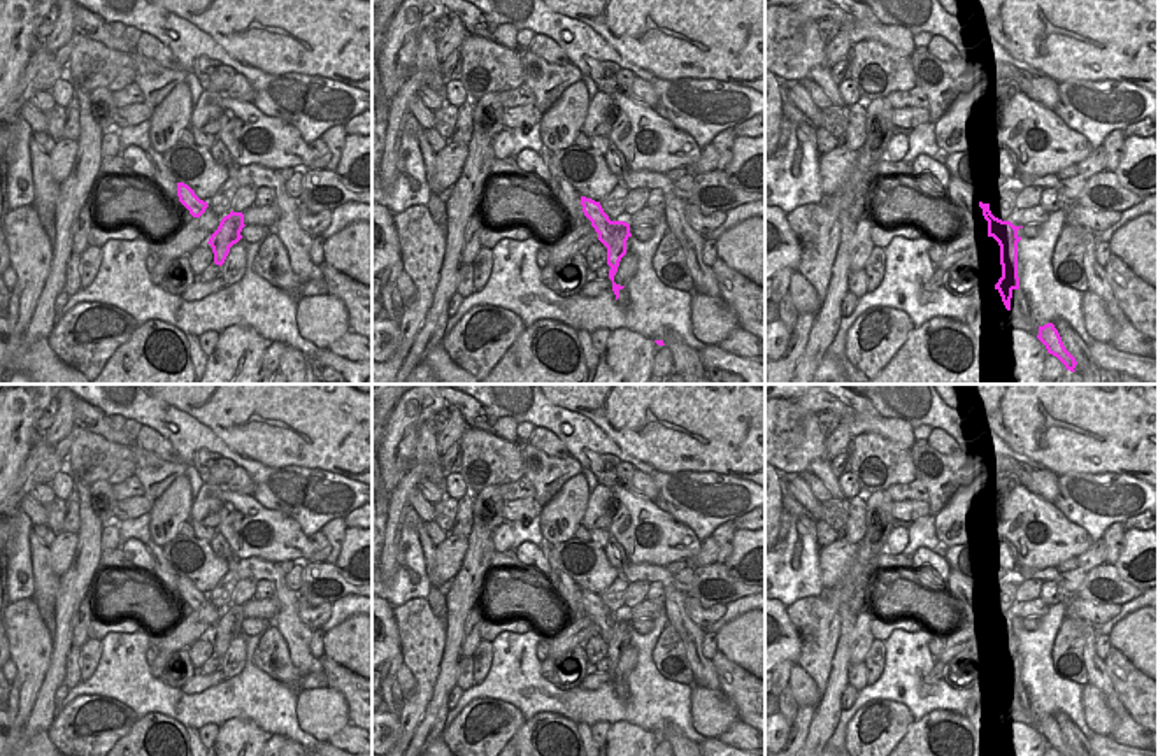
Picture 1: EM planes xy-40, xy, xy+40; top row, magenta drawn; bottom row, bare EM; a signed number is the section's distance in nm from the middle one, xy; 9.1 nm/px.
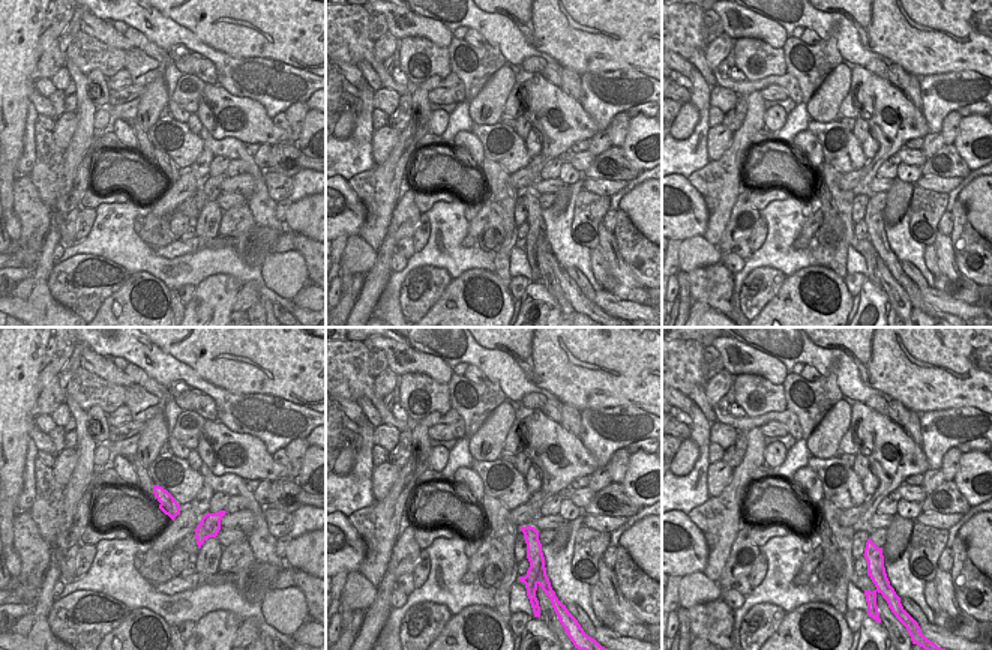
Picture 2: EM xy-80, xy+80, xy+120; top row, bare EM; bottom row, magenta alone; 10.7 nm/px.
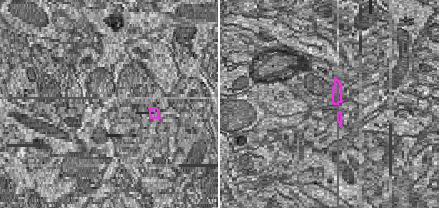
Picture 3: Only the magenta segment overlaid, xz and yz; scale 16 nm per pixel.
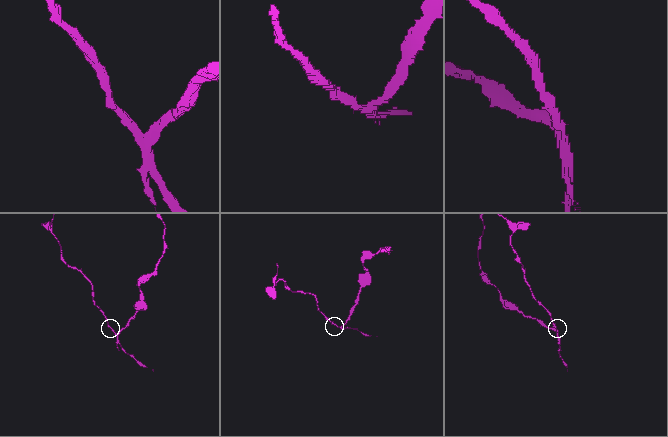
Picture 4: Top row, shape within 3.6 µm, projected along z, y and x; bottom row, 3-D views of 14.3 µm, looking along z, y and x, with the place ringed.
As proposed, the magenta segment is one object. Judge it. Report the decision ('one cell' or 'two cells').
two cells

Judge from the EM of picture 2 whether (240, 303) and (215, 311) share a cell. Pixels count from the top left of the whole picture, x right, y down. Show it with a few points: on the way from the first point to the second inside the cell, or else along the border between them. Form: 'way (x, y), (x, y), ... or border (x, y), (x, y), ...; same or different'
border (242, 285), (231, 311); different

